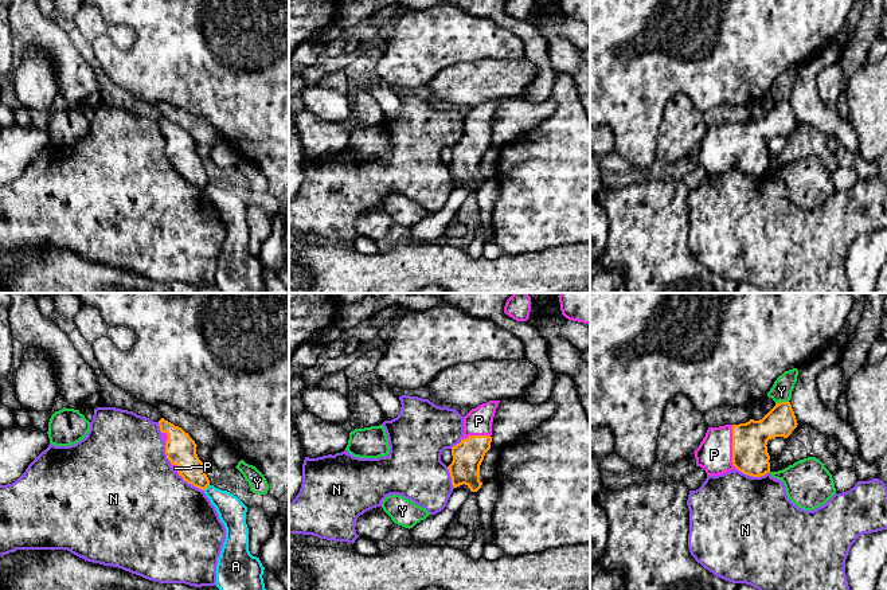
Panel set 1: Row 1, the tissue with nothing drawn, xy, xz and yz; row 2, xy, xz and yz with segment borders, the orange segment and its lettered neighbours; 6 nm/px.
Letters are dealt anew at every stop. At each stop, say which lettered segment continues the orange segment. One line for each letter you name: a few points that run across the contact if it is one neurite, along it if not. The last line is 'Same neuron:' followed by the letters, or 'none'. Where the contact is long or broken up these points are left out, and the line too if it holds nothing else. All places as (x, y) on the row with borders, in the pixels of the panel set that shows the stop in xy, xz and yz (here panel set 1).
Same neuron: P

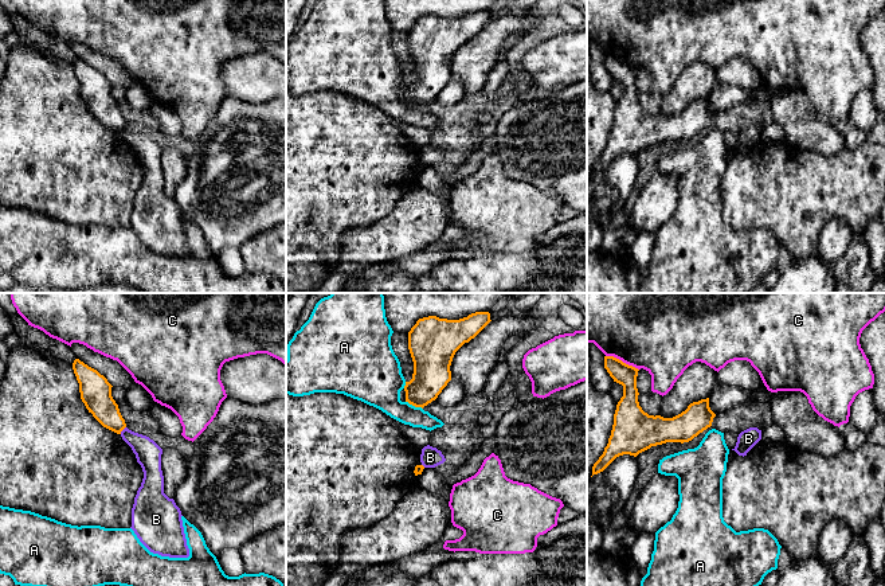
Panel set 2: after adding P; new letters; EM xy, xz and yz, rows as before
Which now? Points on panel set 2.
Same neuron: none

